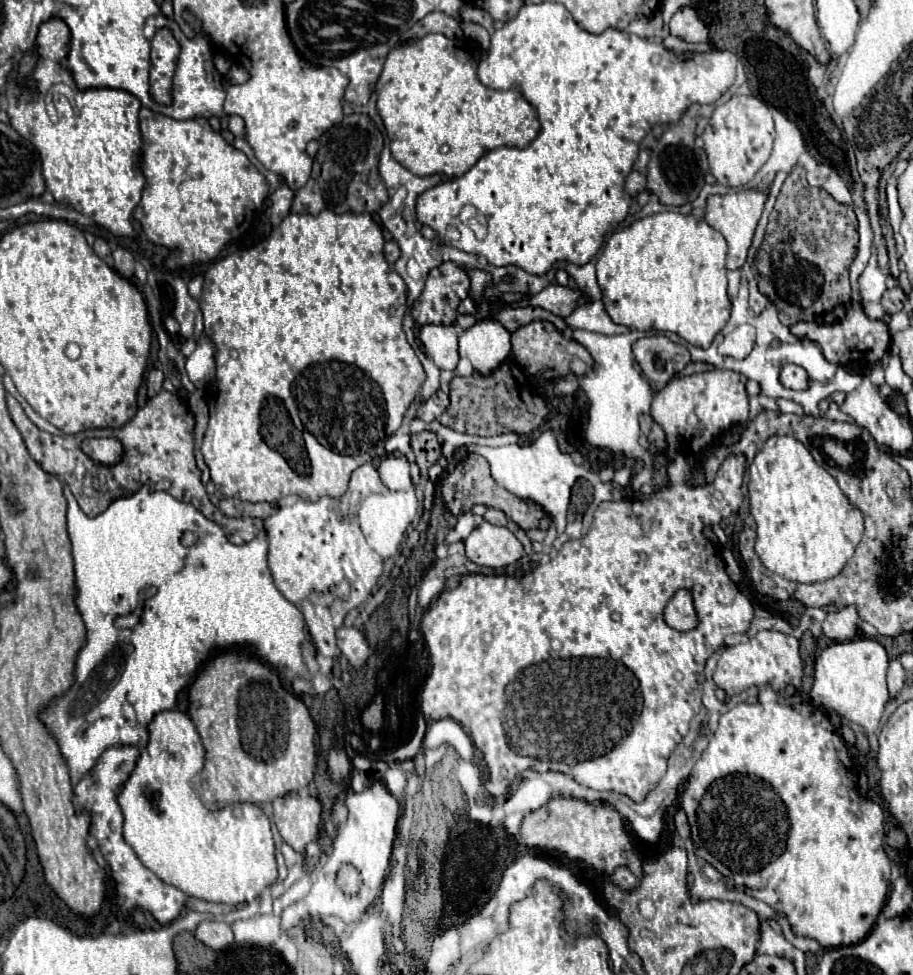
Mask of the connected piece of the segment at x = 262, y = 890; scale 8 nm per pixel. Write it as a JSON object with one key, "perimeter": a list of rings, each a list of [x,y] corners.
{"perimeter":[[[166,710],[166,712],[156,714],[154,720],[152,720],[152,724],[150,724],[150,742],[148,742],[146,750],[142,752],[142,756],[140,756],[140,760],[138,760],[138,764],[136,764],[132,776],[128,778],[128,782],[124,784],[124,788],[122,788],[120,794],[118,794],[118,802],[120,802],[120,808],[122,808],[122,812],[124,812],[124,840],[126,840],[126,844],[136,852],[136,856],[140,858],[140,862],[142,862],[148,870],[152,870],[162,882],[172,884],[172,886],[176,886],[178,890],[182,890],[182,892],[186,892],[186,894],[190,894],[190,896],[194,896],[194,898],[200,898],[200,900],[222,902],[222,904],[243,904],[244,906],[242,908],[233,910],[234,912],[240,912],[240,917],[237,918],[235,922],[238,922],[238,920],[250,920],[250,918],[254,918],[254,916],[274,914],[274,916],[280,918],[281,923],[282,910],[280,910],[278,914],[274,912],[274,903],[270,889],[270,886],[276,882],[276,876],[278,876],[278,872],[276,872],[276,858],[274,858],[272,832],[274,839],[282,839],[276,828],[276,824],[274,824],[274,803],[226,806],[224,810],[214,812],[214,810],[210,810],[210,808],[206,808],[206,806],[202,804],[202,800],[198,798],[198,794],[196,794],[194,788],[192,788],[192,778],[194,778],[198,772],[202,772],[202,768],[204,768],[204,746],[202,746],[202,742],[200,742],[200,736],[198,736],[198,732],[196,732],[196,728],[194,728],[190,716],[188,716],[188,714],[182,714],[182,712],[178,712],[178,710]]]}

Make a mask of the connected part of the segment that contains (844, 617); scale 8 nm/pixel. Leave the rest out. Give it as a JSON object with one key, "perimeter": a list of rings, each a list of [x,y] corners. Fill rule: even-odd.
{"perimeter":[[[846,606],[838,612],[830,612],[824,620],[824,636],[828,642],[846,642],[858,634],[858,614],[852,606]],[[832,630],[832,634],[828,634]]]}

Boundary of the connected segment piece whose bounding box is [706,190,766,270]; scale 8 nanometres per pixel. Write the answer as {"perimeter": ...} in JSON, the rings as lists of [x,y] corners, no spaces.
{"perimeter":[[[736,190],[736,192],[728,192],[726,196],[712,196],[708,200],[706,222],[714,230],[718,230],[728,242],[728,262],[726,262],[728,270],[742,268],[742,264],[746,262],[746,254],[752,244],[752,236],[764,208],[764,200],[766,200],[766,192],[758,192],[758,190]]]}

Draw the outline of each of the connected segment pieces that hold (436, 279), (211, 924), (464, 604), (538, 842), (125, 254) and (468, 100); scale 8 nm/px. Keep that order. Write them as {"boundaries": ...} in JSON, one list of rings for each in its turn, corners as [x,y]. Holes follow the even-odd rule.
{"boundaries":[[[[444,262],[442,266],[430,270],[424,292],[414,302],[412,316],[418,324],[456,324],[456,308],[470,292],[470,276],[464,268],[454,262]]],[[[216,920],[200,922],[198,928],[194,930],[194,936],[200,942],[204,942],[208,948],[214,948],[214,950],[222,950],[234,942],[230,926],[224,922],[216,922]]],[[[706,370],[706,372],[700,372],[700,374],[690,374],[690,376],[674,378],[674,380],[672,380],[666,388],[662,388],[662,390],[654,396],[654,400],[652,400],[652,418],[664,428],[664,432],[666,432],[666,440],[668,440],[668,448],[664,451],[666,459],[670,460],[670,464],[668,464],[670,486],[668,486],[668,488],[662,488],[662,490],[654,492],[654,494],[650,496],[650,500],[632,500],[632,502],[630,502],[630,500],[620,500],[620,502],[612,500],[612,502],[600,504],[598,510],[594,512],[594,522],[592,522],[592,526],[590,526],[590,532],[588,532],[584,538],[578,538],[578,540],[570,540],[570,542],[566,542],[566,544],[560,548],[558,556],[552,558],[548,564],[538,566],[534,572],[530,572],[528,576],[524,576],[524,578],[520,578],[520,580],[518,580],[518,578],[512,578],[512,576],[482,576],[482,574],[468,574],[468,576],[462,578],[462,582],[460,582],[460,586],[458,586],[456,590],[444,590],[444,592],[440,594],[440,598],[436,600],[436,604],[432,604],[432,606],[428,608],[428,612],[422,616],[422,624],[420,624],[420,628],[422,628],[422,634],[425,641],[428,642],[426,645],[429,650],[430,660],[432,660],[432,672],[430,672],[427,677],[422,689],[422,713],[427,721],[442,720],[442,718],[448,718],[448,716],[450,716],[450,718],[454,718],[456,722],[460,722],[462,728],[464,728],[466,732],[470,732],[470,736],[472,736],[476,748],[482,750],[484,760],[486,760],[486,764],[488,764],[490,780],[492,780],[492,782],[488,782],[486,788],[488,788],[488,792],[490,792],[492,796],[498,796],[498,794],[502,792],[502,784],[512,782],[512,778],[514,778],[516,774],[520,774],[520,772],[524,772],[524,770],[534,770],[534,772],[562,772],[562,774],[572,776],[578,784],[588,786],[588,788],[592,788],[592,790],[610,790],[610,792],[616,792],[616,794],[624,794],[624,796],[628,796],[632,802],[642,802],[642,800],[648,796],[648,792],[652,792],[652,788],[658,786],[660,778],[666,774],[666,762],[668,762],[670,754],[674,752],[674,748],[678,746],[678,742],[688,734],[690,720],[698,714],[698,710],[700,710],[700,706],[702,706],[702,700],[700,700],[700,698],[702,698],[702,686],[700,686],[700,682],[698,682],[698,676],[700,676],[702,670],[704,670],[704,662],[706,662],[706,660],[708,660],[708,658],[710,658],[710,656],[722,646],[722,642],[724,642],[724,638],[726,638],[728,634],[744,634],[746,628],[750,628],[750,620],[754,618],[754,608],[752,608],[750,600],[748,600],[744,594],[740,594],[740,592],[736,592],[734,602],[728,604],[728,606],[724,606],[724,604],[720,604],[720,602],[716,600],[716,590],[718,590],[718,586],[720,586],[722,582],[732,584],[732,580],[728,578],[726,570],[722,568],[720,558],[716,558],[716,554],[712,554],[712,552],[708,550],[708,544],[706,544],[708,540],[702,534],[702,528],[704,528],[708,522],[720,522],[724,516],[730,516],[730,514],[734,514],[734,512],[740,508],[740,504],[742,504],[742,500],[744,500],[744,498],[740,498],[740,486],[742,486],[742,478],[744,478],[744,466],[746,466],[746,460],[744,460],[742,456],[732,456],[732,458],[724,460],[722,466],[720,466],[720,470],[718,470],[718,474],[716,474],[716,482],[712,482],[712,484],[704,484],[704,486],[690,486],[690,484],[688,484],[688,478],[690,478],[690,465],[695,465],[695,459],[698,459],[699,455],[701,455],[701,451],[704,451],[704,448],[700,448],[699,450],[697,445],[701,445],[702,443],[707,443],[708,445],[712,442],[713,438],[719,435],[725,428],[730,428],[733,424],[746,423],[746,418],[748,418],[748,394],[746,394],[746,388],[744,388],[744,386],[746,386],[746,378],[744,378],[742,374],[738,374],[738,372],[730,372],[730,370]],[[682,588],[686,588],[686,590],[692,592],[692,600],[694,600],[694,608],[696,608],[696,616],[698,616],[698,626],[696,626],[694,630],[690,630],[690,632],[676,632],[676,630],[672,630],[672,628],[664,622],[664,616],[662,616],[662,614],[664,614],[664,606],[668,604],[668,600],[670,600],[678,590],[682,590]]],[[[554,798],[546,806],[524,816],[520,836],[530,848],[550,848],[566,854],[570,860],[580,860],[598,872],[612,874],[618,866],[632,870],[636,878],[642,878],[642,862],[638,860],[632,842],[624,830],[622,818],[610,804],[586,804],[582,800]]],[[[116,248],[114,250],[114,268],[124,276],[124,278],[132,278],[132,274],[134,274],[134,256],[128,252],[128,250],[124,250],[124,248]]],[[[426,34],[416,44],[396,46],[388,54],[384,70],[376,80],[376,110],[390,138],[392,156],[412,174],[444,174],[448,178],[458,178],[466,174],[486,152],[500,146],[526,148],[538,136],[538,114],[534,106],[524,100],[520,88],[512,86],[510,90],[494,90],[484,86],[476,74],[478,62],[480,52],[468,52],[442,34]],[[440,146],[446,146],[450,150],[444,154],[440,152]]]]}

